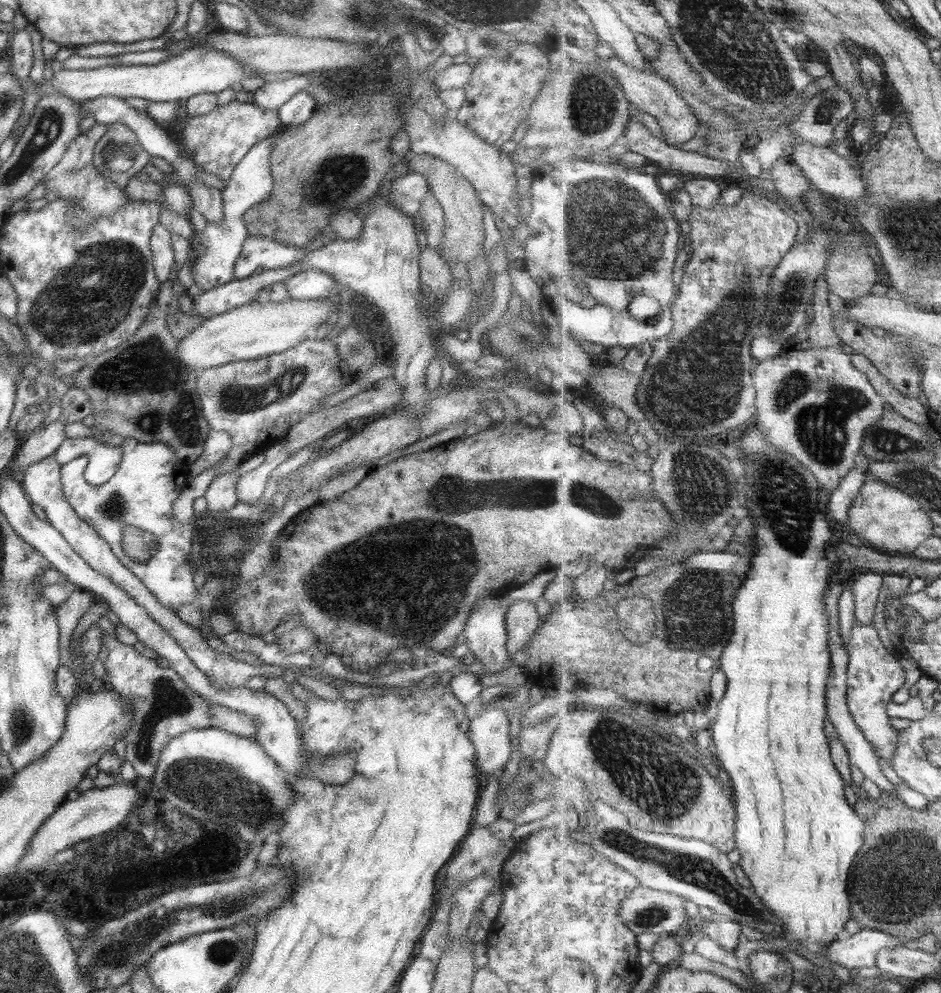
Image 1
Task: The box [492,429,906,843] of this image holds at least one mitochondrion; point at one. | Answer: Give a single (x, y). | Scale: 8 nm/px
(654, 783)

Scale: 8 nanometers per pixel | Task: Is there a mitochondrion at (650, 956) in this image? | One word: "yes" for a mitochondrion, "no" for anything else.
no

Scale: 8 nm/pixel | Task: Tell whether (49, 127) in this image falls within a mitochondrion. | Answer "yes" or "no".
yes

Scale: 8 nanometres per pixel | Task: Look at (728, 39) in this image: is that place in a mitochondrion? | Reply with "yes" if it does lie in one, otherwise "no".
yes

